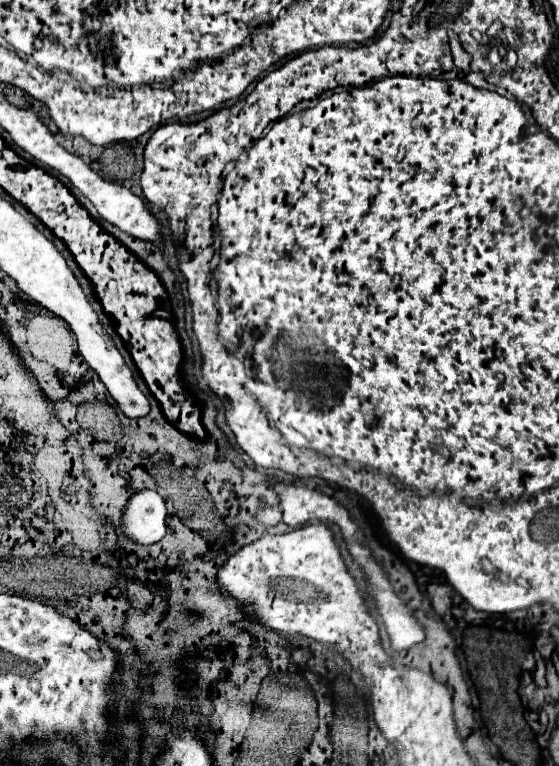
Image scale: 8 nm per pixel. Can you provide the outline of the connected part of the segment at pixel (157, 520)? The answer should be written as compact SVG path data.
M143 490L131 496L123 512L123 526L125 534L139 544L155 544L159 542L167 528L165 528L165 502L153 490Z

